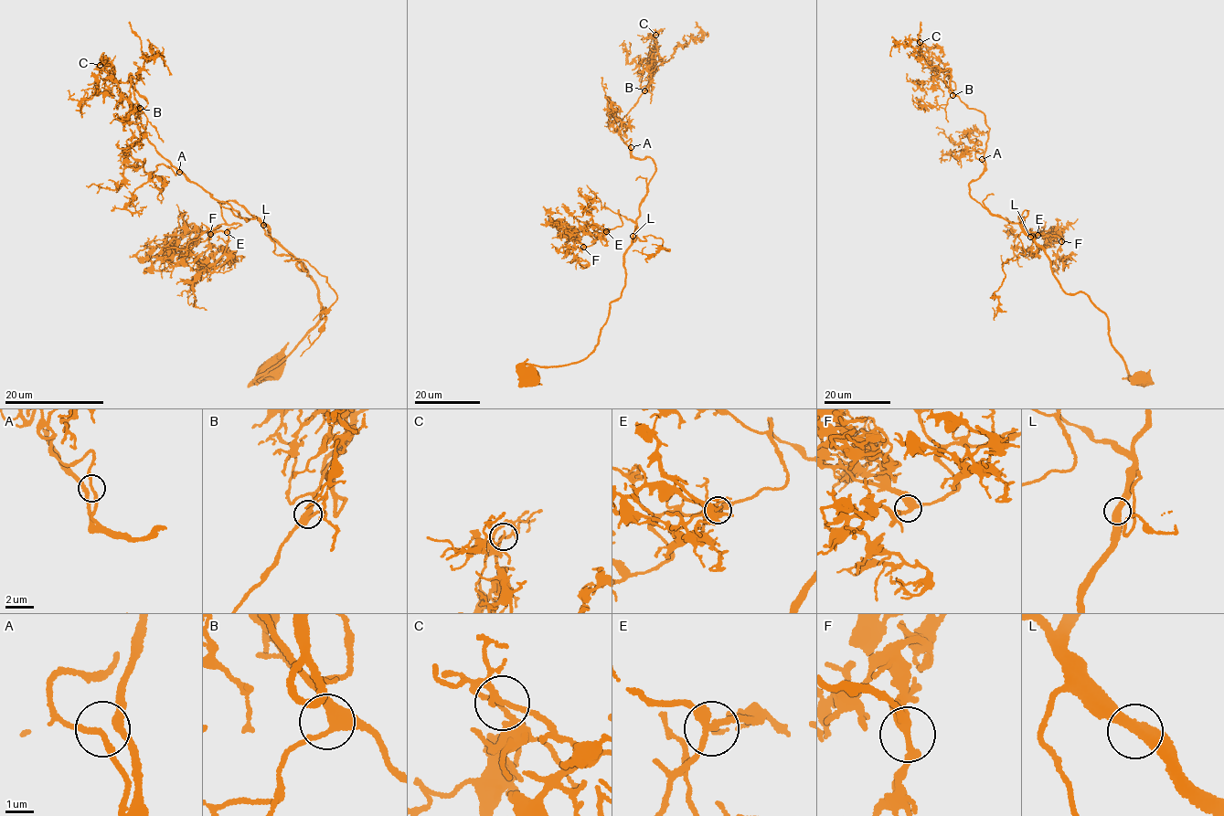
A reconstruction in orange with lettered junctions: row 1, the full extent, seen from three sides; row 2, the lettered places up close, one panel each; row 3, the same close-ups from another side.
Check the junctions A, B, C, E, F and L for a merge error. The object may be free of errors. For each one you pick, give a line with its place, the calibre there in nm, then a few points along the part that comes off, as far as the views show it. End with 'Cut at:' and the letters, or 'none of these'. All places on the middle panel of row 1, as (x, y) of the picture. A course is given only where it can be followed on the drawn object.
Cut at: none of these

